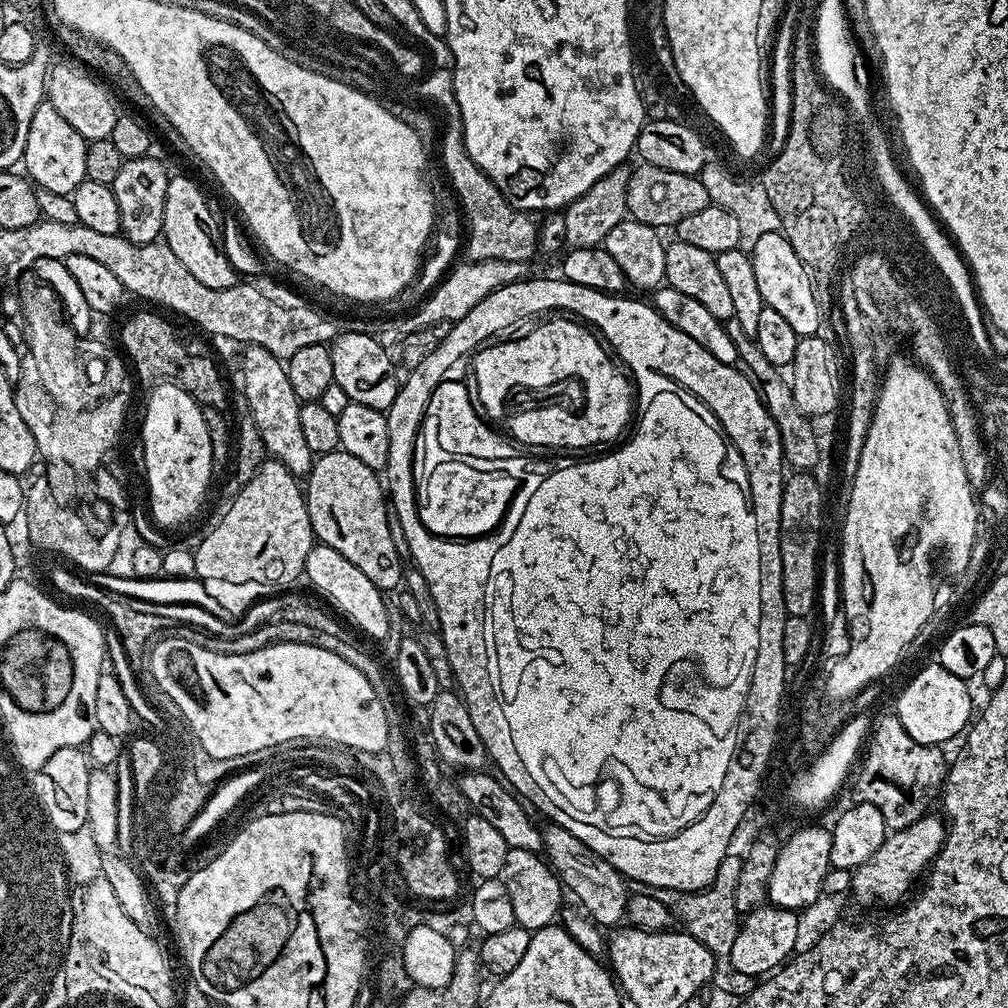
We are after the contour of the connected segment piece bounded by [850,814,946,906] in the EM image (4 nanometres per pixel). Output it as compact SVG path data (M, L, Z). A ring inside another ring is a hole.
M926 814L918 822L897 832L889 831L882 846L878 846L874 858L863 864L861 868L855 869L850 889L851 895L856 895L864 904L881 900L884 904L892 904L888 906L899 905L909 895L908 887L915 882L916 876L925 875L926 869L936 859L936 855L940 853L940 847L944 845L945 821L939 815L938 817L932 815Z

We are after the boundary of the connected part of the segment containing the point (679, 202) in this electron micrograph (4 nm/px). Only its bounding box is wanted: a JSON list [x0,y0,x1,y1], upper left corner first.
[626,162,709,230]

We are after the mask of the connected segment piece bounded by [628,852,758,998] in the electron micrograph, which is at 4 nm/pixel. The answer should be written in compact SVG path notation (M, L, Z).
M730 852L716 871L714 882L702 892L686 892L670 890L669 888L650 887L642 882L631 882L628 888L630 894L643 894L660 901L677 921L680 922L681 920L683 931L702 942L710 950L713 958L715 958L713 987L715 988L716 986L722 993L728 996L736 996L735 998L748 996L753 992L758 983L755 977L742 974L740 970L734 967L732 958L734 941L740 933L742 923L734 896L744 859L745 857L741 853Z

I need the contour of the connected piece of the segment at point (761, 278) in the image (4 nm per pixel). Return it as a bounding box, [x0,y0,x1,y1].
[750,231,818,336]

